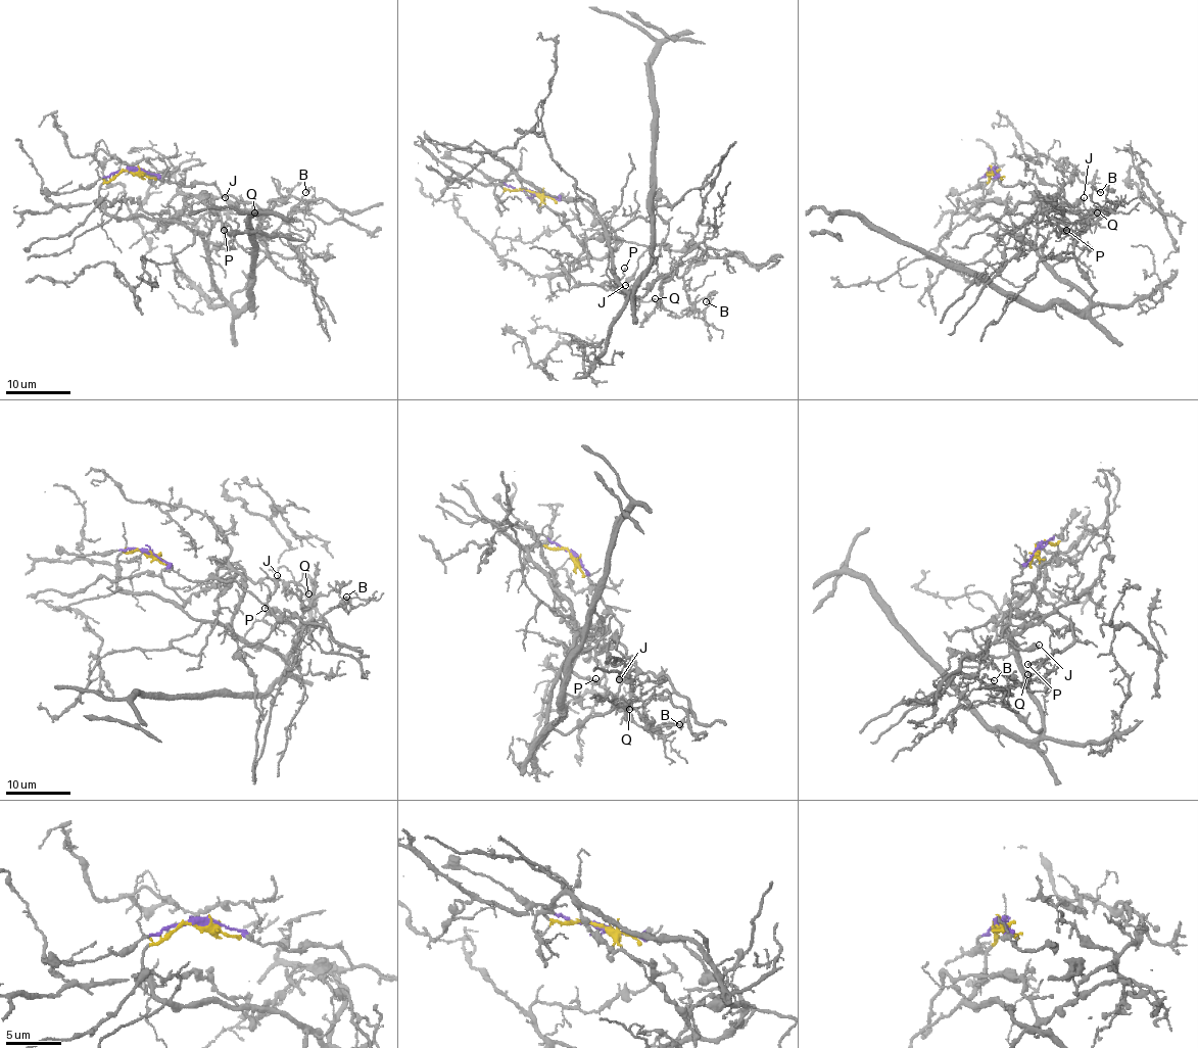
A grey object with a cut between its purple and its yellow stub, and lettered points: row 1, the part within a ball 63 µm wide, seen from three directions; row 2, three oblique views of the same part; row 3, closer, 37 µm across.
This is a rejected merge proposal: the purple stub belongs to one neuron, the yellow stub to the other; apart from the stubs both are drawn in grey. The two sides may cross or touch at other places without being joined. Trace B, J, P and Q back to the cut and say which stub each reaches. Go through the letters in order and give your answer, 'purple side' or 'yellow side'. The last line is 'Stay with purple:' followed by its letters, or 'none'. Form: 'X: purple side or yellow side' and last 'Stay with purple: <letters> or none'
B: yellow side
J: purple side
P: yellow side
Q: yellow side
Stay with purple: J

